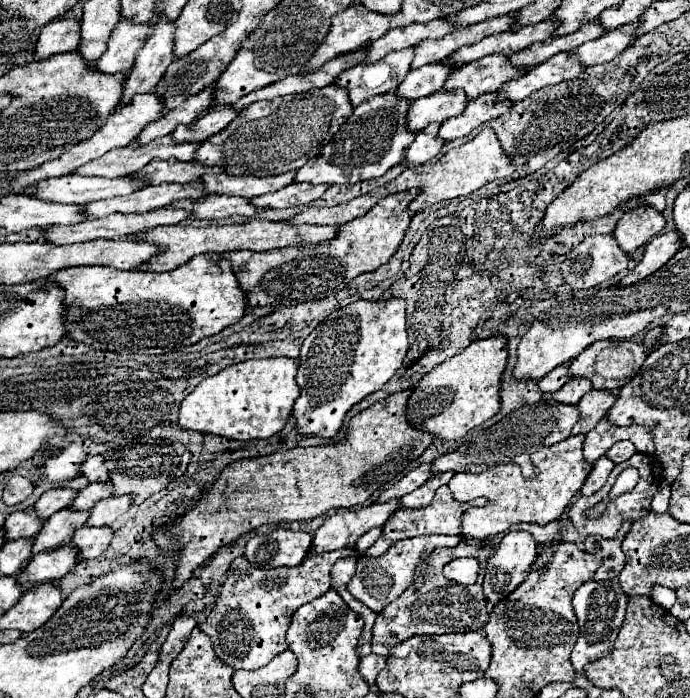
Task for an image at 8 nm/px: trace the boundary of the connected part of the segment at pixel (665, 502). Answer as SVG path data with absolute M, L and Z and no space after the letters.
M661 483L661 487L659 487L659 491L657 491L657 495L653 497L653 503L651 503L651 511L655 511L655 513L665 513L667 511L667 507L669 507L669 485L665 485L665 483Z

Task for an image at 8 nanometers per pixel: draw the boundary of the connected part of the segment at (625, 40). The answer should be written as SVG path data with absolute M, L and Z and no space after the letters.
M639 21L629 23L627 27L617 27L615 31L603 33L599 39L583 43L577 51L573 51L583 65L595 65L615 59L621 51L625 51L633 41L637 39L635 31L639 27Z

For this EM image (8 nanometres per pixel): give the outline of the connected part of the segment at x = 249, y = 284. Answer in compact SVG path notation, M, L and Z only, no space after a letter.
M409 189L391 197L383 197L367 215L345 223L339 235L331 241L323 241L319 245L283 247L263 253L235 251L223 253L223 259L231 261L233 271L243 285L243 291L247 293L249 307L267 305L279 309L335 295L345 289L347 283L357 275L375 271L393 257L413 217L413 213L409 211L409 203L419 193L419 189Z

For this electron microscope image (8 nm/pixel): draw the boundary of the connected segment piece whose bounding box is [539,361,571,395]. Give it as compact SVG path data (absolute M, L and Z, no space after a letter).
M571 361L555 367L549 375L545 375L545 377L539 381L539 389L541 389L545 395L551 395L551 393L555 393L557 389L561 389L561 387L571 379L569 365L571 365Z

